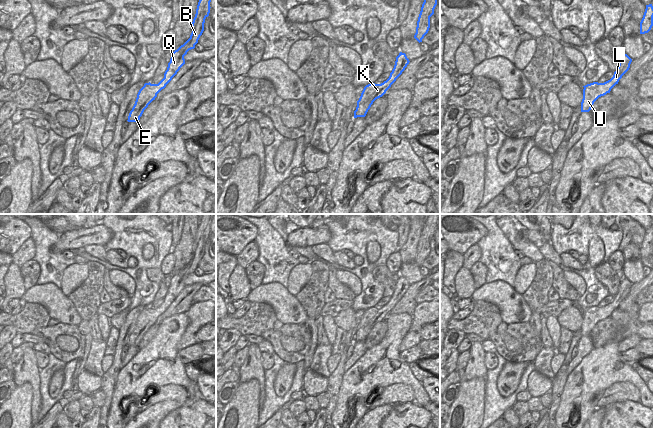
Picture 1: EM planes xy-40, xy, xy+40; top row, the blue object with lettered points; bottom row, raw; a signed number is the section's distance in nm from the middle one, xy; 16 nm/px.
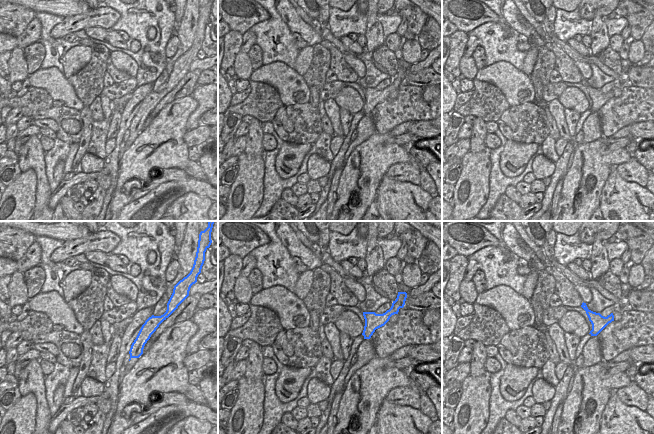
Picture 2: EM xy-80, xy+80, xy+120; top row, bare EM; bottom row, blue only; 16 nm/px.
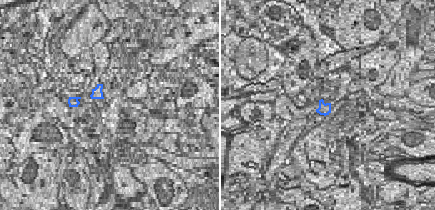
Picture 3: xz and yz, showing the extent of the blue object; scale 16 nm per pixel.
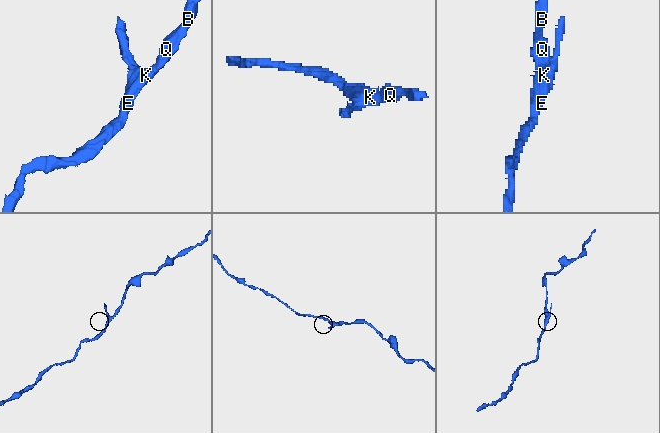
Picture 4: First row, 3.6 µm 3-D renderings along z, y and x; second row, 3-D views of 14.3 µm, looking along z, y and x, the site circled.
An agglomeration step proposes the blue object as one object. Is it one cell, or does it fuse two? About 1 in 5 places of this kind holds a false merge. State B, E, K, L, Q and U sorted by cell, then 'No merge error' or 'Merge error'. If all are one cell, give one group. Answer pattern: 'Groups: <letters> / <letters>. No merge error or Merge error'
Groups: B E K L Q U. No merge error

